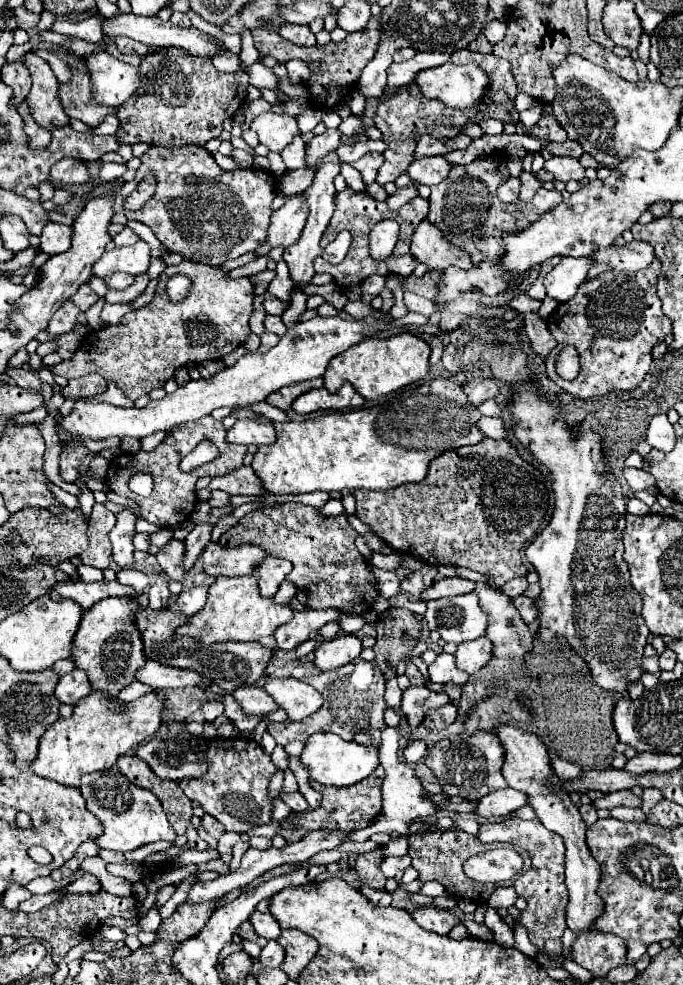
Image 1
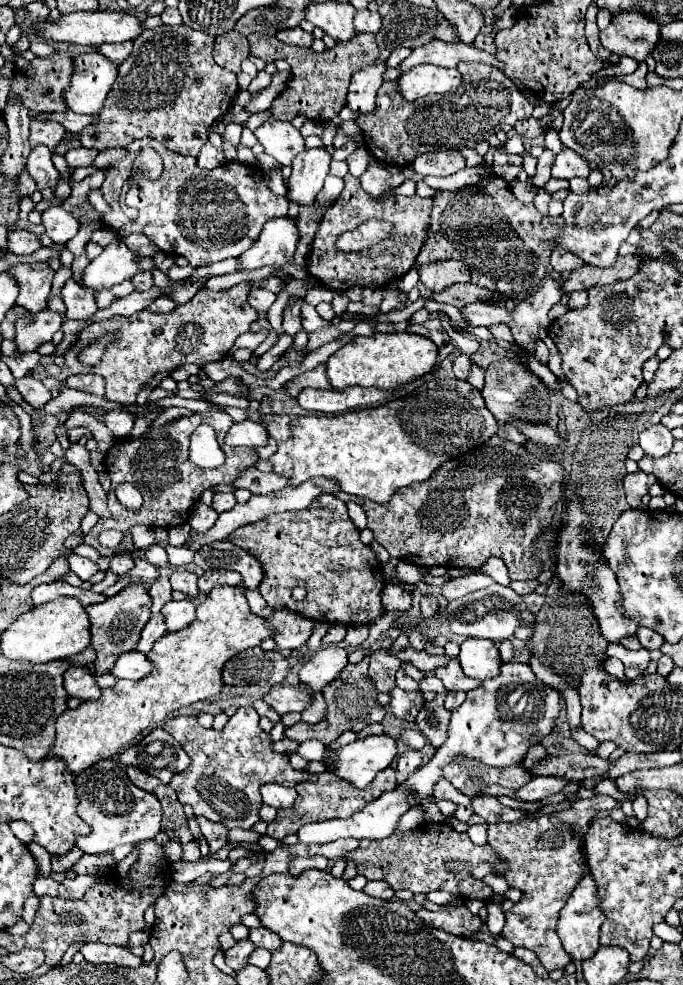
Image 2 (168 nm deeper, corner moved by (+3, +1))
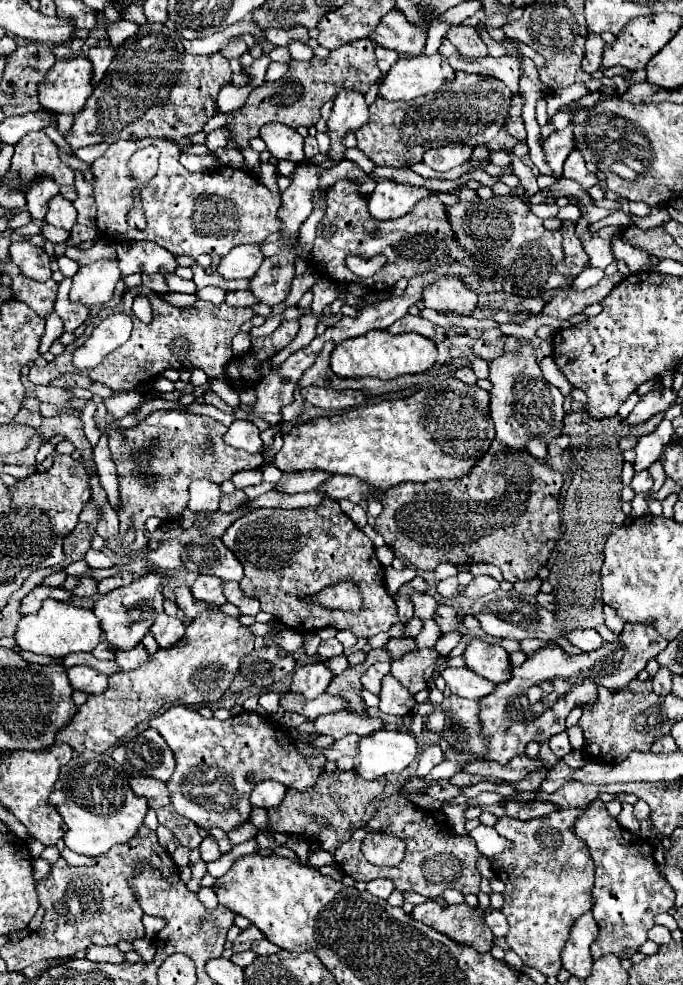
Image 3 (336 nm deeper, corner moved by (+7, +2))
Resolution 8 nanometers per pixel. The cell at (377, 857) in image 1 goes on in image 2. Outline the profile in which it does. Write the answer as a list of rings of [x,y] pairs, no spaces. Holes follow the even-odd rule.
[[[427,823],[417,829],[391,835],[387,839],[375,841],[359,841],[359,847],[353,853],[345,855],[347,861],[357,863],[357,873],[367,879],[387,881],[391,889],[409,889],[413,893],[429,893],[437,889],[445,889],[453,895],[461,895],[465,899],[479,899],[487,901],[491,897],[491,887],[483,881],[471,877],[471,869],[475,863],[489,861],[497,865],[497,873],[503,875],[507,863],[503,857],[491,849],[491,845],[475,845],[467,833],[455,831],[447,823]],[[397,841],[397,845],[395,845]]]

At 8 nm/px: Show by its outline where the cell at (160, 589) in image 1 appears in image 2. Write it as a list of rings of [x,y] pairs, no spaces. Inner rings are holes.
[[[157,613],[149,619],[149,623],[145,625],[143,633],[141,633],[141,639],[139,639],[139,645],[137,645],[137,651],[143,651],[143,653],[149,653],[155,645],[155,641],[165,633],[165,621],[163,621],[163,615]]]

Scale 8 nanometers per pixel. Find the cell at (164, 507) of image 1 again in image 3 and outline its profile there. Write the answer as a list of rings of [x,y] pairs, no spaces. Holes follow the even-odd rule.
[[[157,410],[143,418],[137,428],[125,430],[117,428],[115,418],[107,412],[105,422],[111,458],[117,464],[123,506],[119,512],[121,532],[119,536],[105,540],[105,545],[119,556],[127,556],[147,546],[145,520],[149,516],[157,516],[163,522],[181,518],[181,512],[187,508],[189,484],[193,480],[205,478],[219,484],[229,480],[239,470],[257,468],[263,464],[261,454],[249,454],[243,450],[229,448],[223,442],[223,434],[227,432],[227,428],[209,416],[195,416],[177,410]],[[129,528],[135,528],[135,542],[127,548],[122,548],[121,540],[125,536],[125,530]]]

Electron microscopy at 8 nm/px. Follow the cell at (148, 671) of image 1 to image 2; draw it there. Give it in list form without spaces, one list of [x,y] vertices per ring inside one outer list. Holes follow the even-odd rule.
[[[133,651],[133,653],[123,653],[123,657],[117,659],[111,673],[119,679],[139,681],[139,679],[147,677],[147,673],[151,673],[151,671],[153,671],[153,665],[151,665],[149,657],[141,651]]]

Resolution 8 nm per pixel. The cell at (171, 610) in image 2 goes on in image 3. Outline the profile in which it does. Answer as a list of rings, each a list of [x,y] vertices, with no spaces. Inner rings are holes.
[[[161,612],[151,626],[151,634],[155,636],[159,648],[171,648],[175,646],[183,634],[185,634],[185,624],[181,618],[171,618],[165,612]]]

